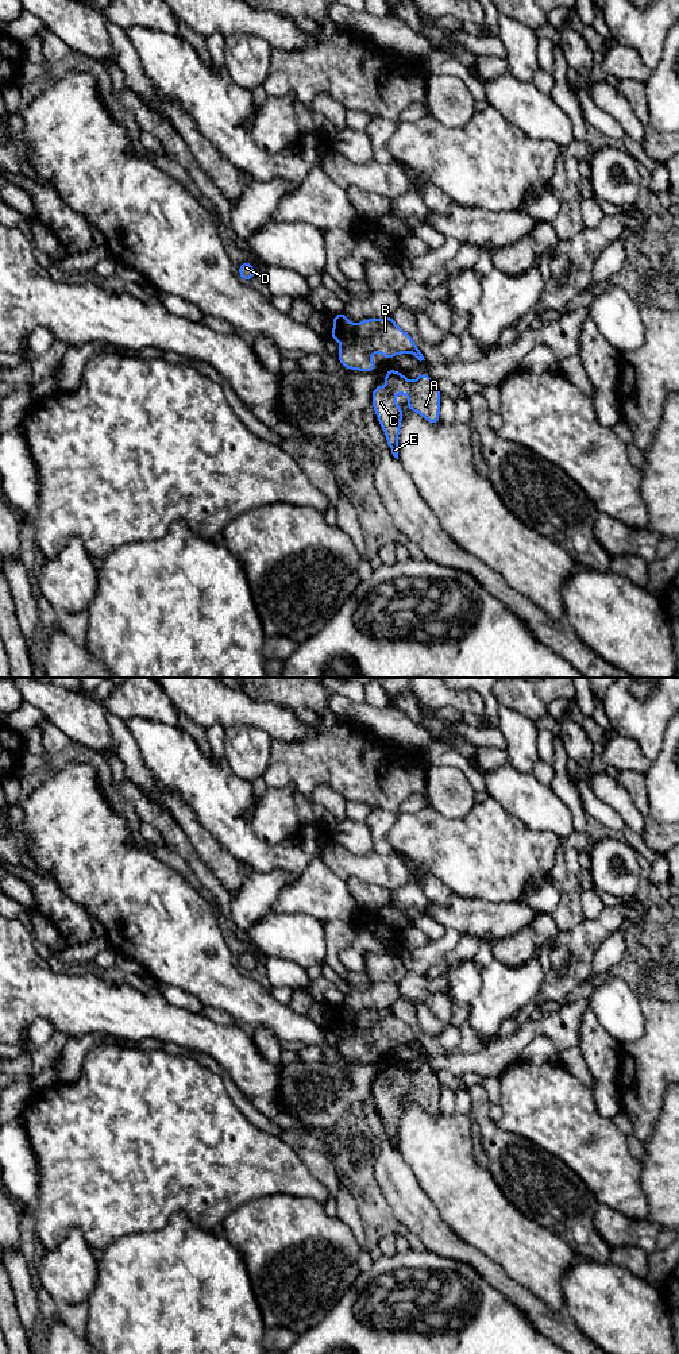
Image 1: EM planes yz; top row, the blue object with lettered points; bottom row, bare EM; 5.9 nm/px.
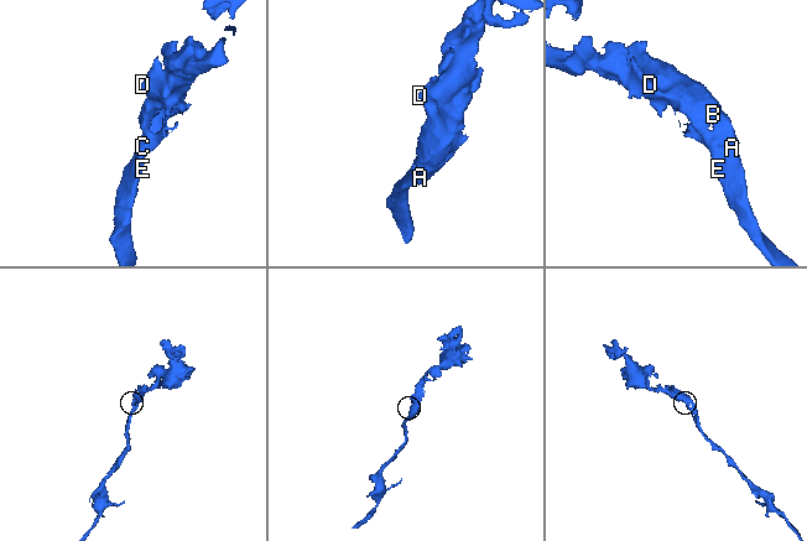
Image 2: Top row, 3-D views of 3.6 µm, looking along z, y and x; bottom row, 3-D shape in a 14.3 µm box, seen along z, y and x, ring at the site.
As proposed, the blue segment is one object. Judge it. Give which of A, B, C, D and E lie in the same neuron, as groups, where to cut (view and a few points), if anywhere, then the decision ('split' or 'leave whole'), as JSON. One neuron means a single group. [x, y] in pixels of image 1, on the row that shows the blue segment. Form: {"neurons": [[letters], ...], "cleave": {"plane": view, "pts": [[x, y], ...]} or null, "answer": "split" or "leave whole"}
{"neurons": [["A", "B", "C", "D", "E"]], "cleave": null, "answer": "leave whole"}

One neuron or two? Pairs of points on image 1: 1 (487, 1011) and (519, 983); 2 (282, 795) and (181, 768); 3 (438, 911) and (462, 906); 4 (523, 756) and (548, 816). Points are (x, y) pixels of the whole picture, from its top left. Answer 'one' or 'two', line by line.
1: one
2: two
3: one
4: two

